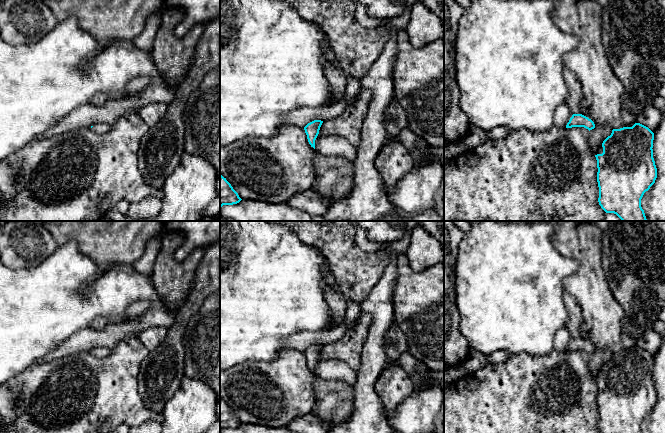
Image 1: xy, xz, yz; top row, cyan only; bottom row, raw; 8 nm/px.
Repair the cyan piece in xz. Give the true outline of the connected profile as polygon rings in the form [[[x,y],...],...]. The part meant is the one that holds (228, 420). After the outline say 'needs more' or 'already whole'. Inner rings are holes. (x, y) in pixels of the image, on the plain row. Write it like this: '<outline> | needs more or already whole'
[[[220,398],[220,432],[223,429],[237,428],[242,423],[231,408]]] | already whole

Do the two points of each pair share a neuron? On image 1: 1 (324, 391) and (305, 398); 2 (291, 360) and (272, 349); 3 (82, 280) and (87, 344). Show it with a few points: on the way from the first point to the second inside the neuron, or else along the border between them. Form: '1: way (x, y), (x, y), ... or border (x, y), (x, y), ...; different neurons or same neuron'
1: border (315, 376), (313, 382), (314, 403), (310, 413); different neurons
2: border (283, 348), (272, 360), (257, 361); different neurons
3: border (89, 327), (75, 331), (66, 340); different neurons

